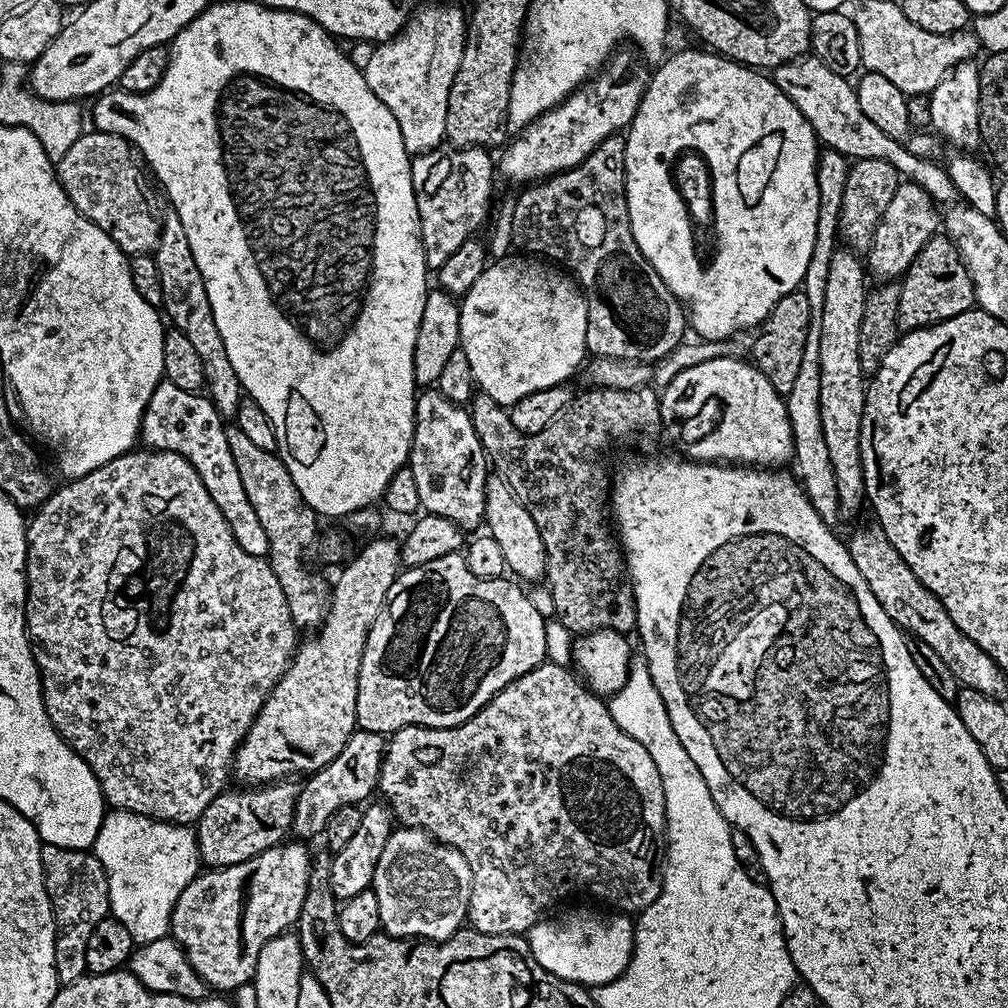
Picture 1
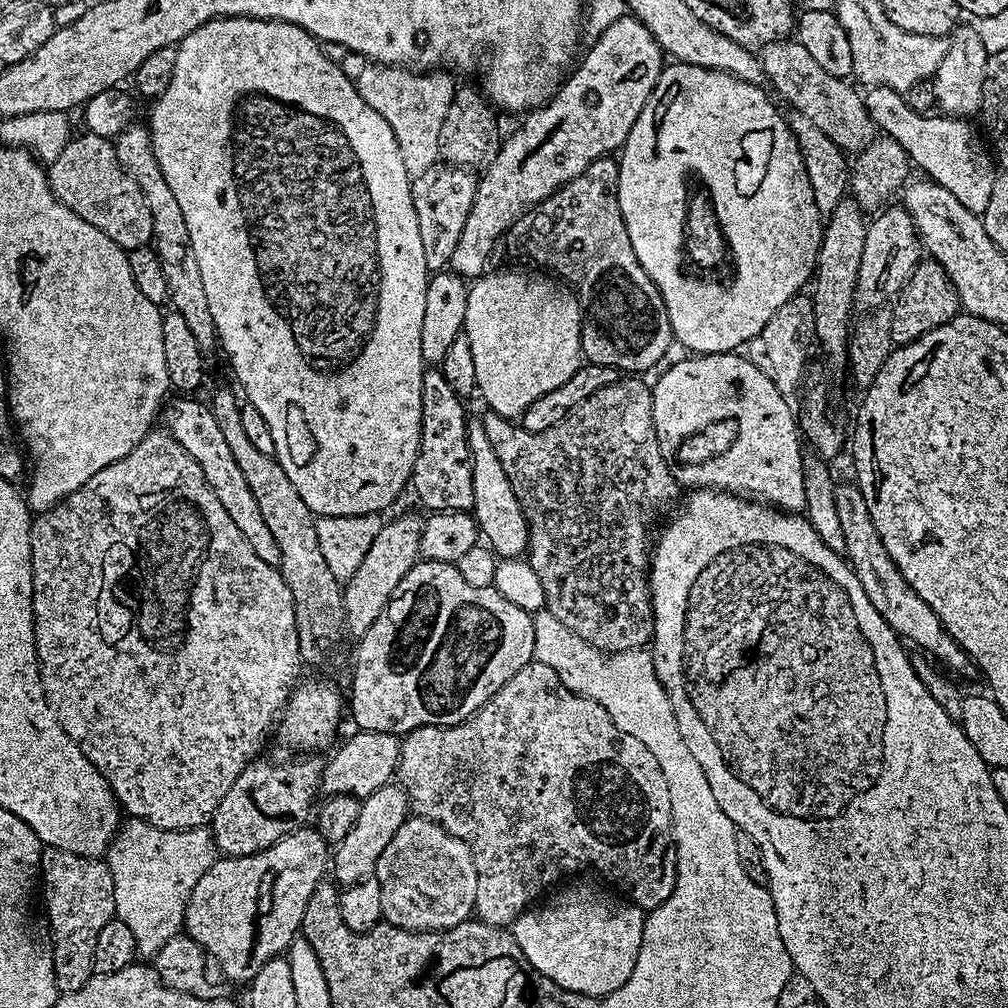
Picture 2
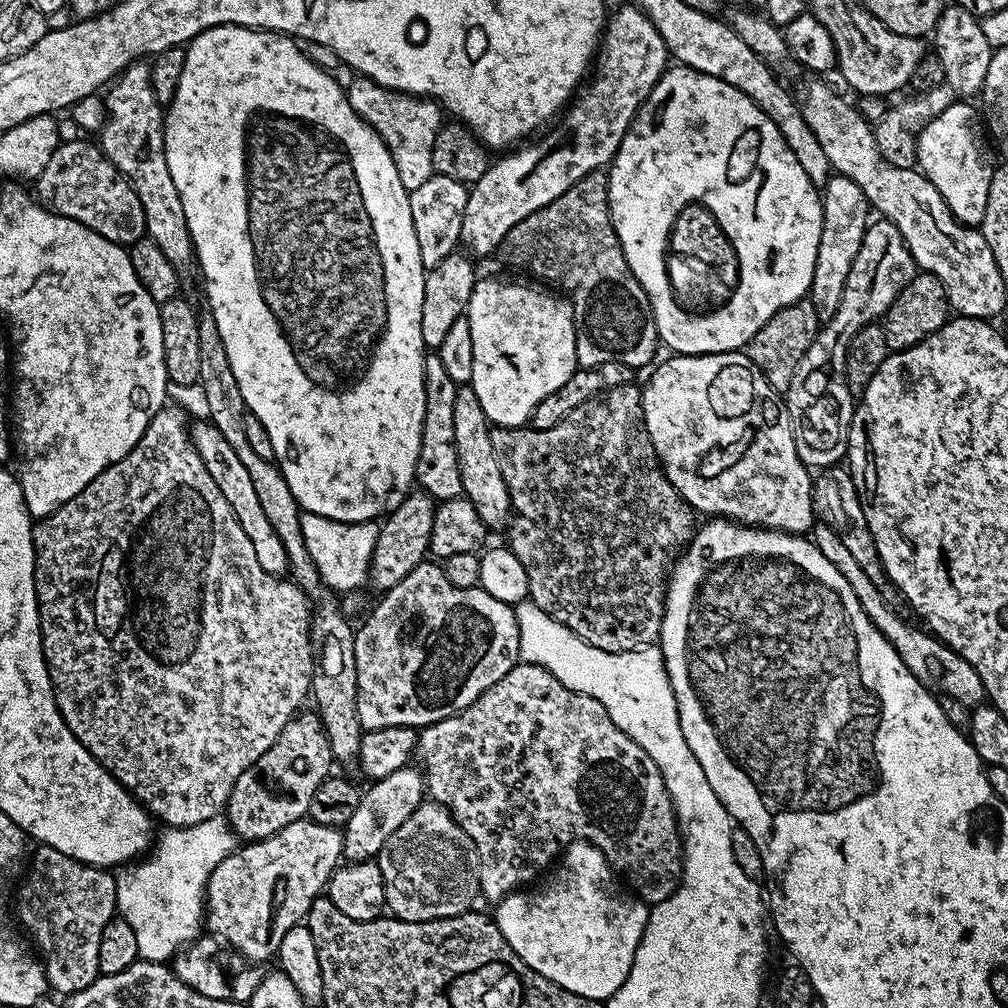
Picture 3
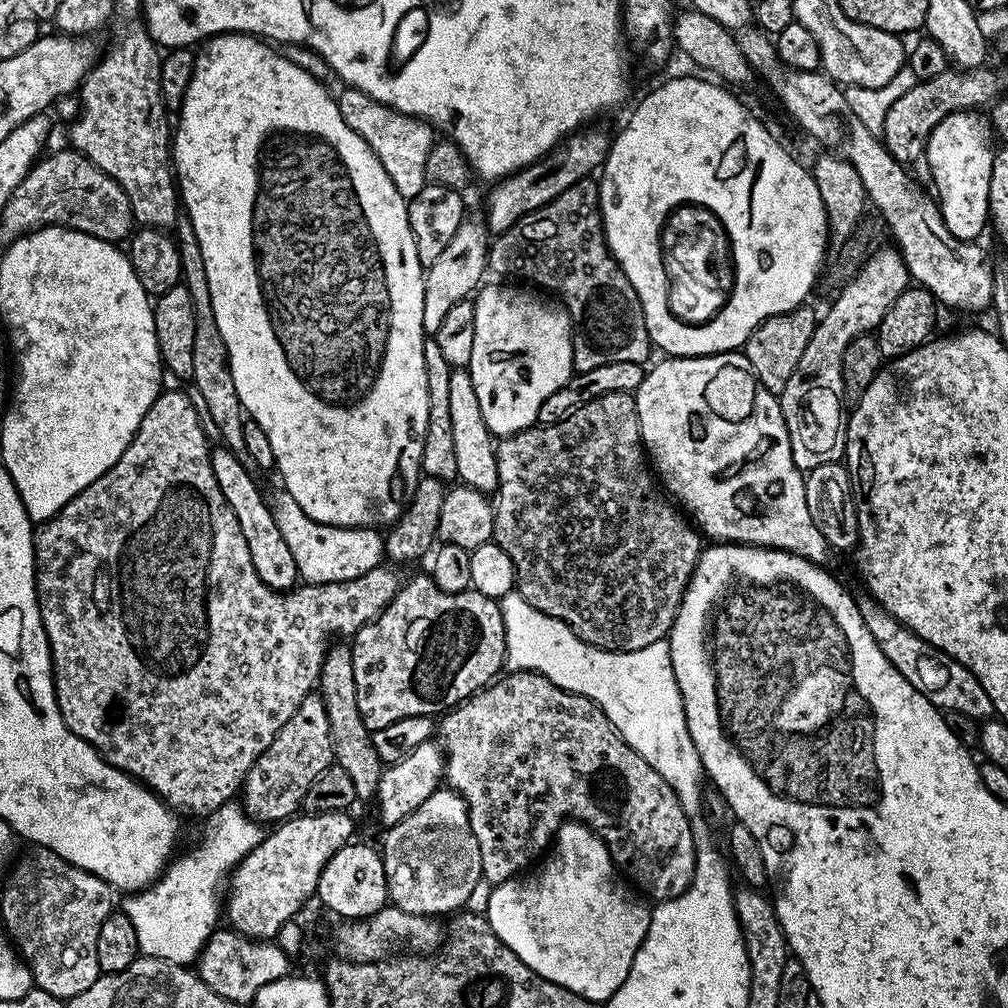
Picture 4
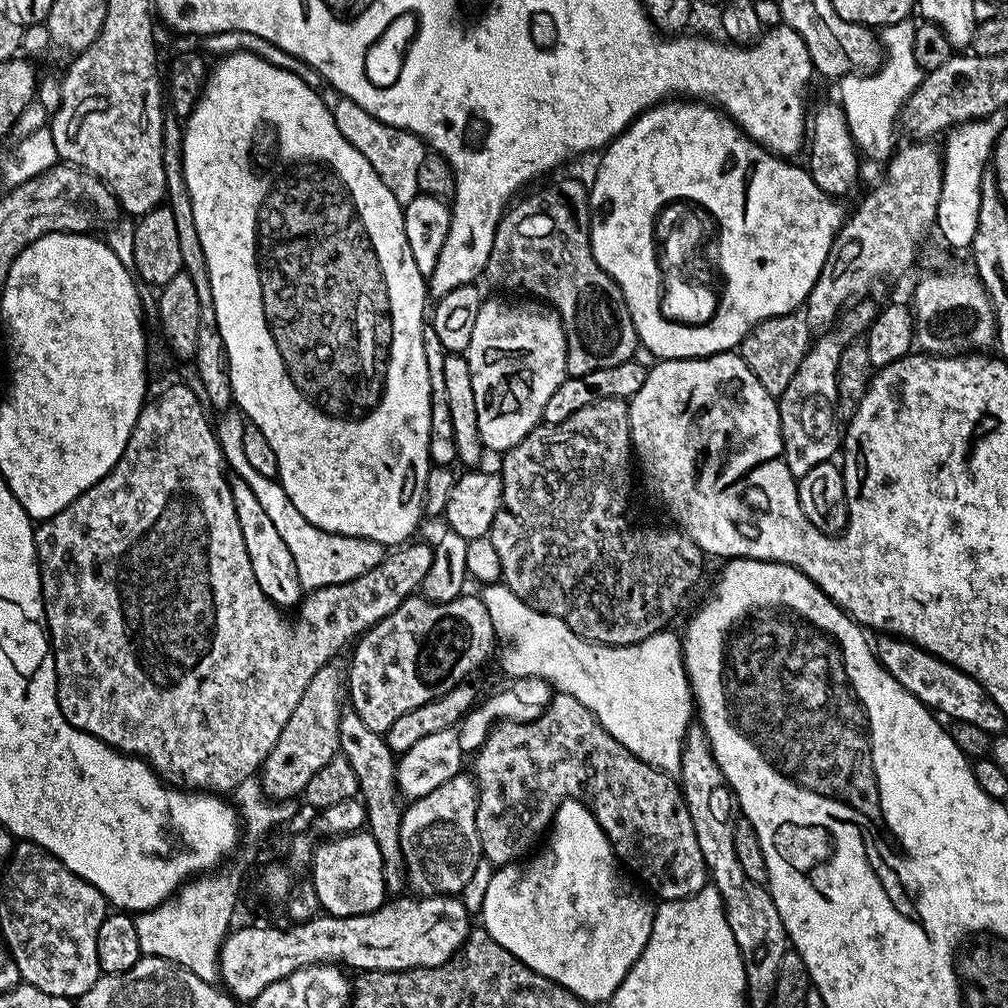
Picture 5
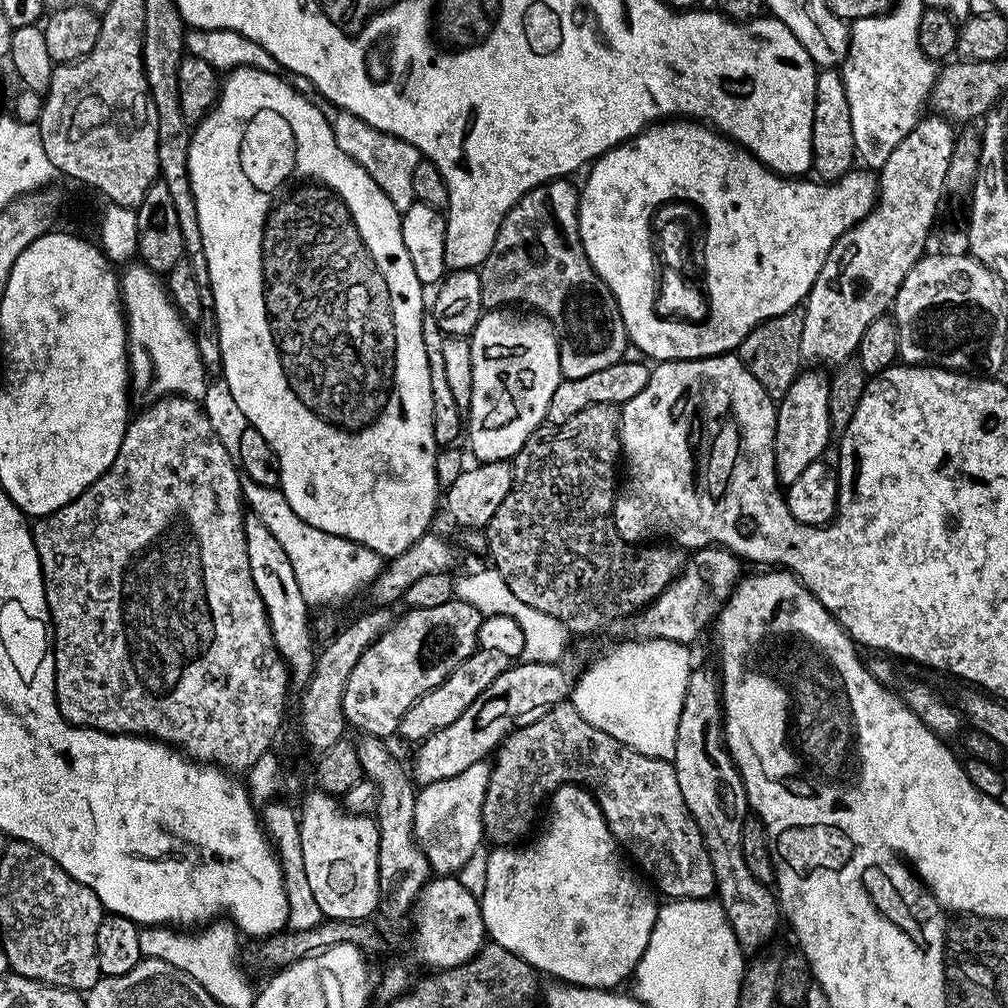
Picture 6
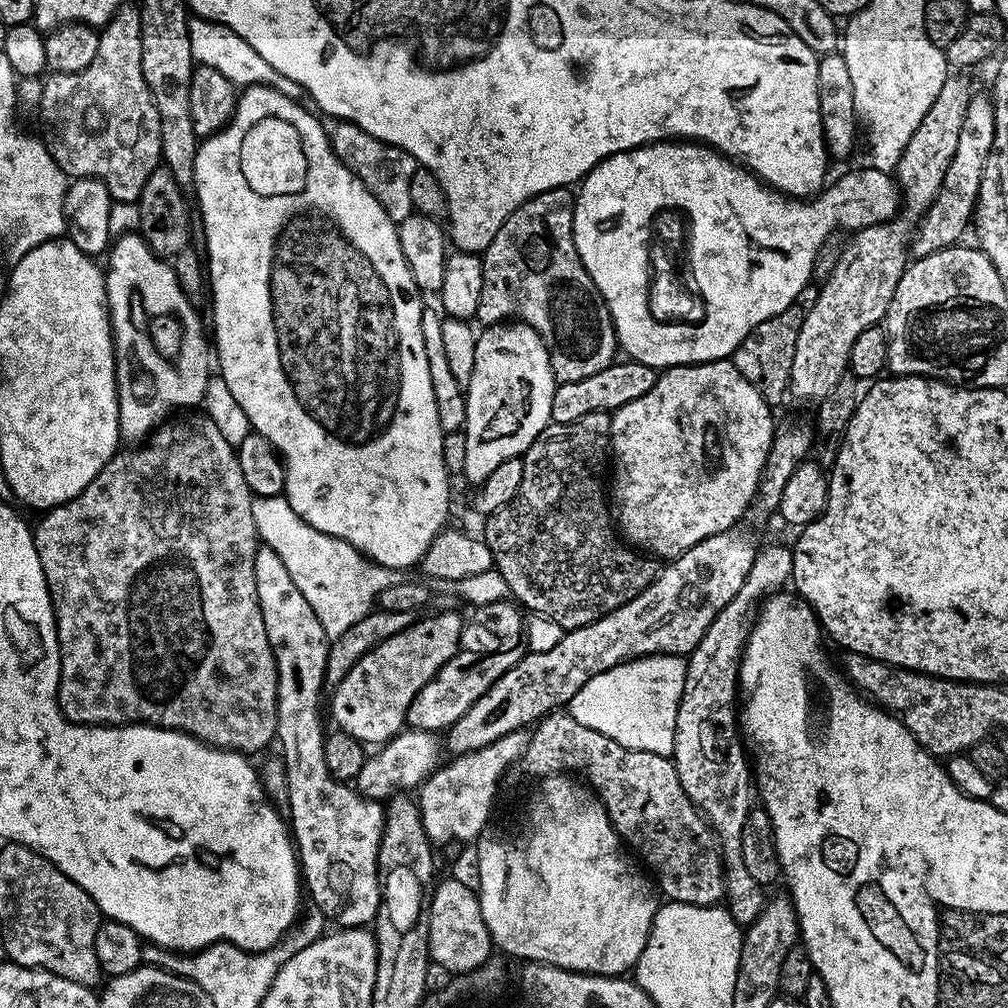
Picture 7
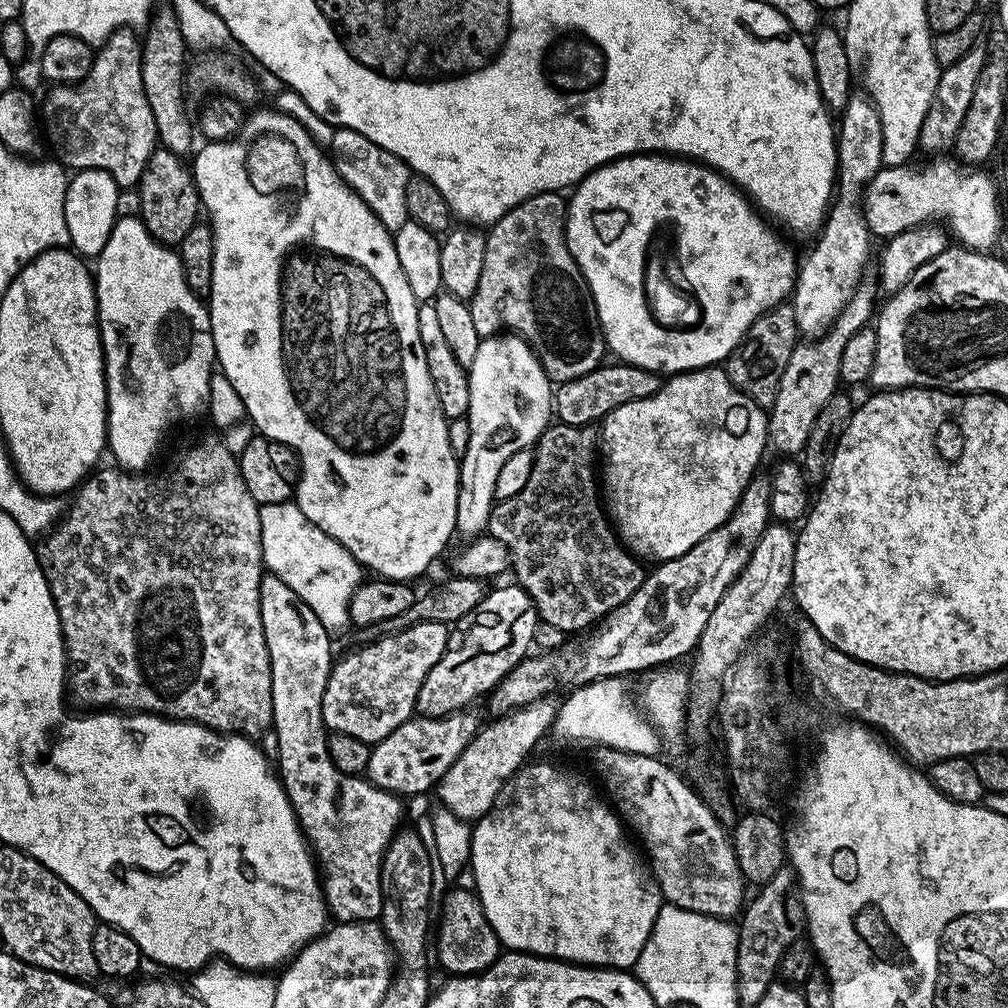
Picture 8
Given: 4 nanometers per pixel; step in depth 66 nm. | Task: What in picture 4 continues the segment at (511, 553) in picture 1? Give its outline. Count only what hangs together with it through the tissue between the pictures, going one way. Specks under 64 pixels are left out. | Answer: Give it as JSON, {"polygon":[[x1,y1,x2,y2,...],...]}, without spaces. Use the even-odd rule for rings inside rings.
{"polygon":[[453,369,450,376,449,397,457,479,463,487,473,488,485,494,495,493,500,486,496,465,497,441,486,426,486,418,482,418,482,406,478,403,478,394,474,391,474,378,469,375,467,369]]}

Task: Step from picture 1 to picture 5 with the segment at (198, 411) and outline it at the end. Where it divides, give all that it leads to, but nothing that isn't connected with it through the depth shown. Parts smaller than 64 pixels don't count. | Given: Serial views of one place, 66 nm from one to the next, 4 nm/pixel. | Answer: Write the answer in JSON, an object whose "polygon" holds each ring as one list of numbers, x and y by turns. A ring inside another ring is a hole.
{"polygon":[[236,478,231,481,231,486,238,526,242,526,242,538,246,542,246,554,250,554,250,566,254,566,254,578,258,578,262,594,266,594,266,598,270,598,270,602,274,602,282,610,295,609,302,599,302,587,289,547,282,542,277,527,246,482]]}

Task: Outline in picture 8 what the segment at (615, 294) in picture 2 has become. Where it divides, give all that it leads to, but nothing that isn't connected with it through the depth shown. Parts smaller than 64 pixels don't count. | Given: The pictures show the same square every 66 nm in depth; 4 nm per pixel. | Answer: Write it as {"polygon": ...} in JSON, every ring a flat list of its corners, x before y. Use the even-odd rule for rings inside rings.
{"polygon":[[560,192,534,194,526,198,526,202,514,206,487,229,482,278,478,278,478,290,474,290,468,304,470,314,474,317,474,327,481,338,495,336,505,330,521,336,532,348,542,370,556,386,574,378,582,378,582,374,590,374,595,368,601,367,605,359,603,356,606,356,604,335,598,322,592,291,568,249,568,236,564,233,568,206,565,197,562,197]]}

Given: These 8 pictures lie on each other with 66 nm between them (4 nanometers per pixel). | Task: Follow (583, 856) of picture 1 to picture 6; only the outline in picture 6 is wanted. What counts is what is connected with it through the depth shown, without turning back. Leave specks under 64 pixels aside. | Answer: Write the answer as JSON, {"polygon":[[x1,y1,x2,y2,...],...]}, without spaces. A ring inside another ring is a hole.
{"polygon":[[571,702,555,704,549,712,542,714,542,718,538,718,538,722,530,722,530,726,520,728,501,740,490,767,492,773,482,806,482,822,485,837,489,841,492,839,493,845,512,846,523,841,527,837,524,835,531,830,536,820,536,811,539,808,541,811,552,793,564,784,579,784,581,788,588,789,598,802,617,845,661,893,665,892,665,897,674,900,707,900,715,893,716,879,714,866,710,866,710,854,690,810,686,810,686,798,682,798,682,790,671,763,659,760,657,756,636,752,630,746,618,742,618,738,610,738,610,734,598,730,598,726,590,726,590,722,578,714],[672,844,693,844,697,856,690,857,685,864,680,860,672,864]]}

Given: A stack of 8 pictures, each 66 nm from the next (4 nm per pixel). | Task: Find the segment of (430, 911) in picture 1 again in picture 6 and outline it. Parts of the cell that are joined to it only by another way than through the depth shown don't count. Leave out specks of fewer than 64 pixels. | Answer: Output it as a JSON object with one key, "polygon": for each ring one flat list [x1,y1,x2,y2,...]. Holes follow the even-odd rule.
{"polygon":[[481,762,466,766,466,770,462,770,462,774,454,774,454,778,430,782,417,791,414,834,422,854,426,854,429,869,436,876,460,874,479,850,480,840,485,839,482,806,491,773,491,767]]}

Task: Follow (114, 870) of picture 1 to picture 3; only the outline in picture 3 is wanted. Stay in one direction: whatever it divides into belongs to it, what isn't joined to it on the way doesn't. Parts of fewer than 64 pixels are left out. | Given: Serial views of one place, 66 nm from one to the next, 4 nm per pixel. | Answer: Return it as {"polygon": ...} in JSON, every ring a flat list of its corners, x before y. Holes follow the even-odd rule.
{"polygon":[[198,822,189,828,168,828,161,836,159,833,154,847,139,863,129,863,115,873,116,910,119,919,130,922,130,930,134,930,139,959,171,961,185,944,201,935,206,889,212,873,212,864,208,860,208,830,209,822]]}

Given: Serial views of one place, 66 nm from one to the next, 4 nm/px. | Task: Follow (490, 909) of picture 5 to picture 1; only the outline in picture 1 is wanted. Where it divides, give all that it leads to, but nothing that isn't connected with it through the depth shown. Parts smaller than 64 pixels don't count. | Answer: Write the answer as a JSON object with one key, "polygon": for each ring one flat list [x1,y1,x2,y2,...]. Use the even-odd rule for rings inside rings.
{"polygon":[[615,910,576,912,565,920,545,918,526,934,538,966,563,980,585,986,608,984,626,970,636,946,636,929,631,915]]}

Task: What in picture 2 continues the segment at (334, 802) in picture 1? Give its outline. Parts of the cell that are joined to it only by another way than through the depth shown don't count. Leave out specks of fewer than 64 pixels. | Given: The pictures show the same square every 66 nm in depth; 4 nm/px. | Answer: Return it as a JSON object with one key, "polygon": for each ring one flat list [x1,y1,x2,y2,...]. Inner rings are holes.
{"polygon":[[353,731,353,736,333,754,327,757,324,773,320,776,320,788,334,796,366,797,382,786,393,783,400,761,401,737,395,732]]}

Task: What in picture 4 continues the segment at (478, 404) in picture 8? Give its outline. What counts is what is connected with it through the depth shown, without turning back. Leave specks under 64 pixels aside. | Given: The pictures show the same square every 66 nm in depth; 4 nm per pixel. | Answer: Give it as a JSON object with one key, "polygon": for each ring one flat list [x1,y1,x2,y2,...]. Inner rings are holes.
{"polygon":[[496,282,500,284,488,284,485,283,483,287,475,293,474,296,474,354,470,354,470,362,467,366,467,371,469,375,474,378,474,391,478,394,478,403,482,406,482,418,486,418,486,426,490,431,492,431,493,437,503,438,505,436,513,436,516,432,522,432,525,428,531,428,537,423,538,417,540,415,540,407,542,402,546,402,546,398,550,398,550,394,554,394,554,390,558,390,561,386,574,375,574,369,572,366,572,320,568,317,568,310,564,307,563,303,557,302,555,299,552,300,543,300,540,296,535,296,532,292,527,292,524,288,507,288,507,283]]}

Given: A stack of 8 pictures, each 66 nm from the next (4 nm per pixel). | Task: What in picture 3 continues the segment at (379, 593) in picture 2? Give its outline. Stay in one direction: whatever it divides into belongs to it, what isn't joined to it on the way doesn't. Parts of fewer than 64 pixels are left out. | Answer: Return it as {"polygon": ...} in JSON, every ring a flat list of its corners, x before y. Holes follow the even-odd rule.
{"polygon":[[412,490,393,512,387,513,386,519,379,525,380,533,371,563,370,584,377,588,377,593,383,594,388,589,398,586,398,582,402,582,402,578,406,578,406,574,410,574,414,566,425,563,430,552,428,543,430,530,434,530,436,505,437,501,427,492]]}

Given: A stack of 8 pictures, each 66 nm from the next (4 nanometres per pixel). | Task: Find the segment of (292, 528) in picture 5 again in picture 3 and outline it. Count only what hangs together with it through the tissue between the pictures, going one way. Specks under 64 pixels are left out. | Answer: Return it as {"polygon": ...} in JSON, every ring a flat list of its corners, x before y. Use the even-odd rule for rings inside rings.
{"polygon":[[313,512,301,513,300,521,303,540,310,551,311,560,329,589,354,590,352,588,367,581,371,571,374,546,380,533,377,521,342,523,336,519,322,518]]}

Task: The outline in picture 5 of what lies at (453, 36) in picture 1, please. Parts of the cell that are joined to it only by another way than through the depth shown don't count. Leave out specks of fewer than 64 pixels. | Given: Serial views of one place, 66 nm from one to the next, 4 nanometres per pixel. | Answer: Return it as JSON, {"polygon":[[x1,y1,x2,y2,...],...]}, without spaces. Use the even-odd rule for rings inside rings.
{"polygon":[[343,98,337,101,337,104,331,105,331,110,342,138,346,138,346,142,350,142,350,146,354,146,354,150,358,150,358,154,362,154,362,158,366,158,370,166,374,166,374,174,378,174,378,178,386,182,390,194,394,194,394,198,398,198,402,206,421,195,418,190,418,169,426,154,424,141,407,128,395,128,382,122,378,117,362,110,358,102]]}

